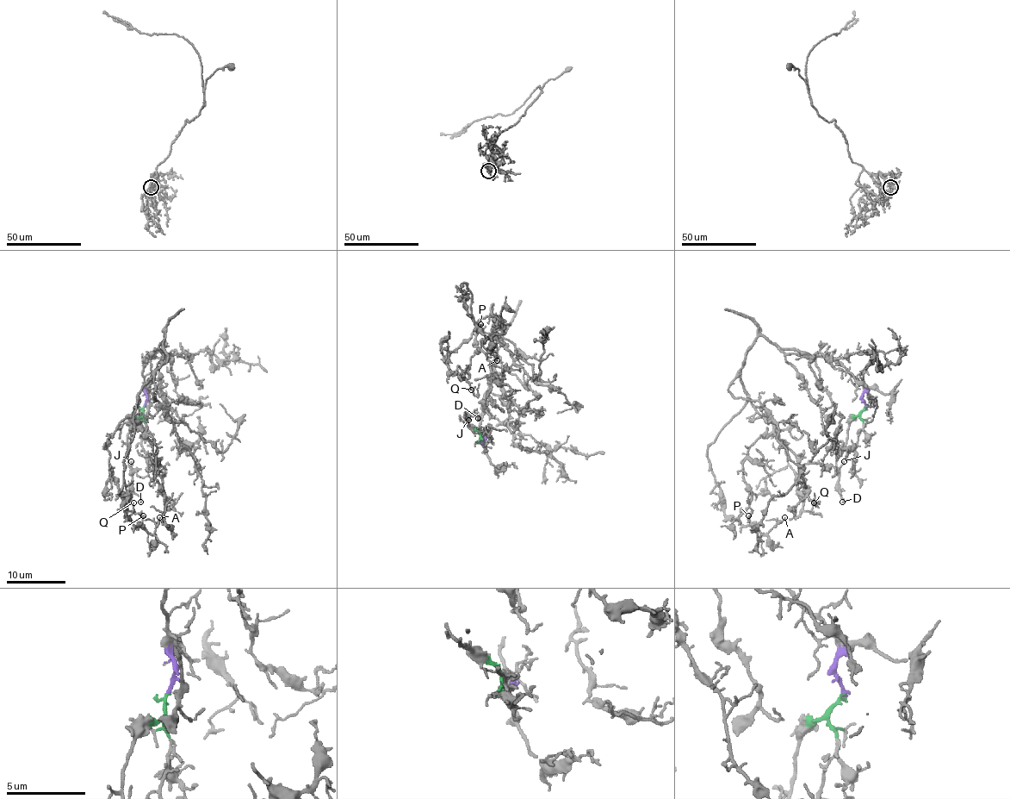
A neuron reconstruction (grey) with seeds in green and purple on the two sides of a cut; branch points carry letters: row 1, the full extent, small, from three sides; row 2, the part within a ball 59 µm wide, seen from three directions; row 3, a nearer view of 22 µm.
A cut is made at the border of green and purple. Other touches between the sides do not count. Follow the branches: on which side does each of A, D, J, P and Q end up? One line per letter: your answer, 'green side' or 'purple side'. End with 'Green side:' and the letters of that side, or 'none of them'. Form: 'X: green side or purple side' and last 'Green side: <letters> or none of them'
A: purple side
D: green side
J: green side
P: purple side
Q: purple side
Green side: D, J

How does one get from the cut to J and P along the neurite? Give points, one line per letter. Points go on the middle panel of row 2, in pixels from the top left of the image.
J: (482, 441), (480, 435), (464, 422), (466, 412), (469, 419)
P: (482, 441), (482, 402), (504, 321), (485, 316), (474, 321), (472, 294), (463, 284), (463, 307), (480, 325)

